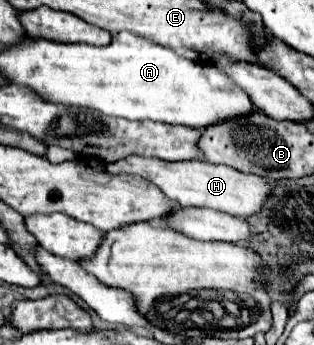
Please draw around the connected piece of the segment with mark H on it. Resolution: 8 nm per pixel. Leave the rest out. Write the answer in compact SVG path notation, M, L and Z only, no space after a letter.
M129 155L127 159L121 159L119 163L107 165L109 173L129 173L139 175L151 183L155 183L167 199L177 201L181 207L207 207L215 211L223 211L237 217L249 217L255 215L261 207L265 197L271 191L271 183L257 175L241 173L227 165L213 165L207 161L179 161L179 163L167 163L163 159L155 157L143 157L143 155Z

